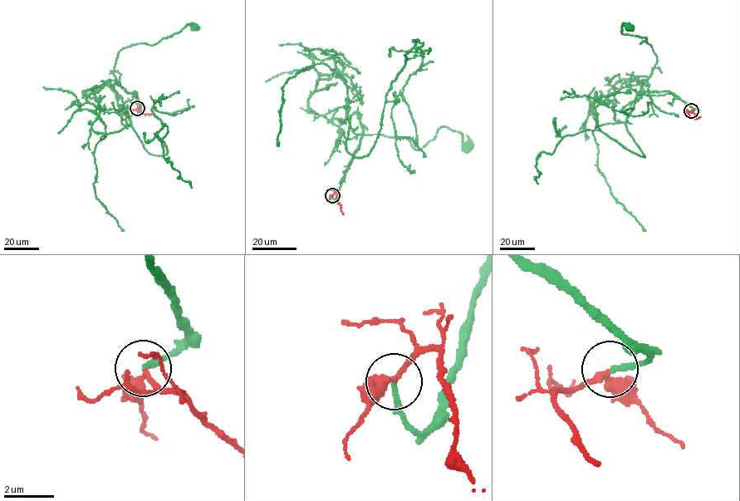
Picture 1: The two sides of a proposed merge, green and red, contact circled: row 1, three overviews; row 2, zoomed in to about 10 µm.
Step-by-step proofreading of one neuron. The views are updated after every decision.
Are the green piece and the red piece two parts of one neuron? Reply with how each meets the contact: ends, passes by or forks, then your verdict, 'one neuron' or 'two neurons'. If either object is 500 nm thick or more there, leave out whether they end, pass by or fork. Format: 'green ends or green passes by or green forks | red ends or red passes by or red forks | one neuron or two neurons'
green ends | red passes by | one neuron

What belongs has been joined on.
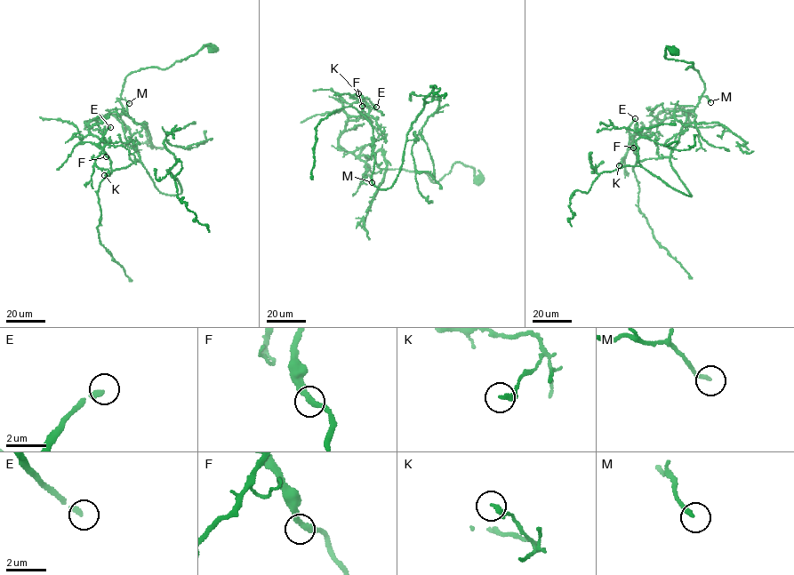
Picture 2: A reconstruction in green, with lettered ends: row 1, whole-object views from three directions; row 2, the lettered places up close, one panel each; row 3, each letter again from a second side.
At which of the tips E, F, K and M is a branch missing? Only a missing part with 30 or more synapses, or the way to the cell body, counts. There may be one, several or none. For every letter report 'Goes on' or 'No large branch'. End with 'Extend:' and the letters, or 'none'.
E: Goes on
F: No large branch
K: No large branch
M: No large branch
Extend: E

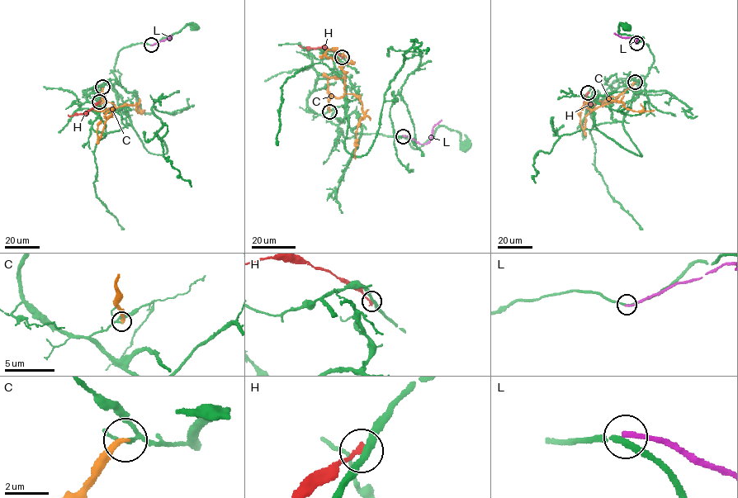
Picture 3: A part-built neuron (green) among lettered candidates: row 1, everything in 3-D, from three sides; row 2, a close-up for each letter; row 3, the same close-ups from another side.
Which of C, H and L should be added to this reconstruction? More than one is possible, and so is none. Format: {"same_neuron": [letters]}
{"same_neuron": []}

